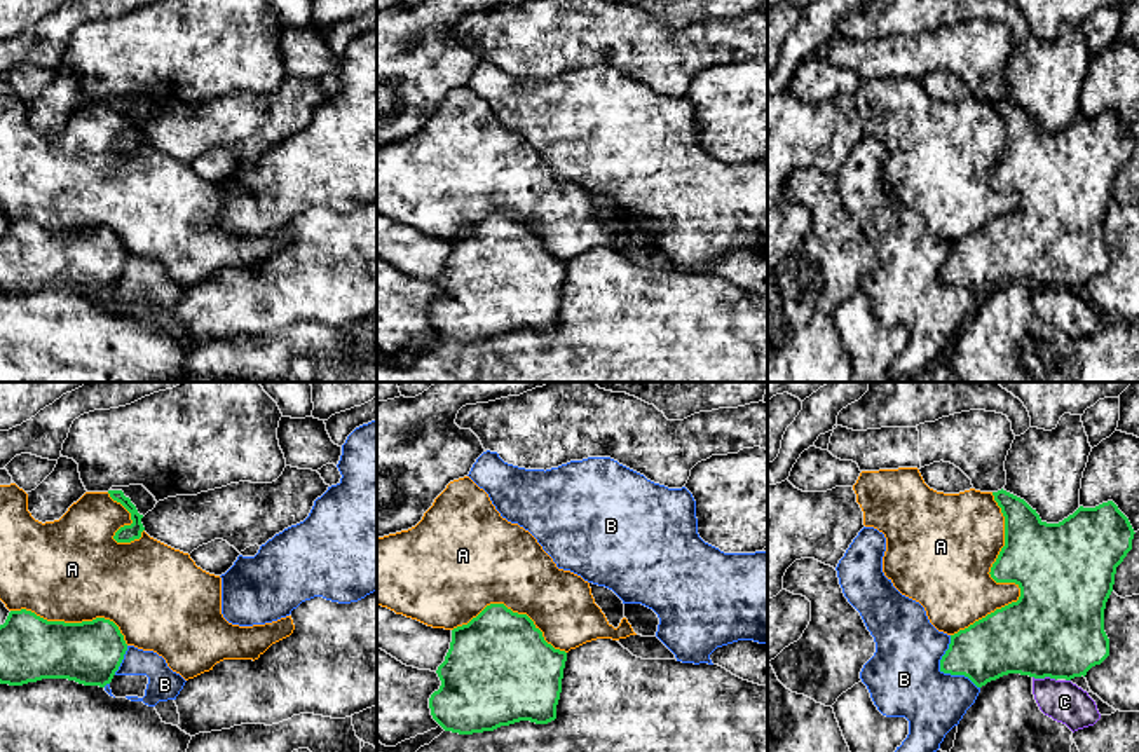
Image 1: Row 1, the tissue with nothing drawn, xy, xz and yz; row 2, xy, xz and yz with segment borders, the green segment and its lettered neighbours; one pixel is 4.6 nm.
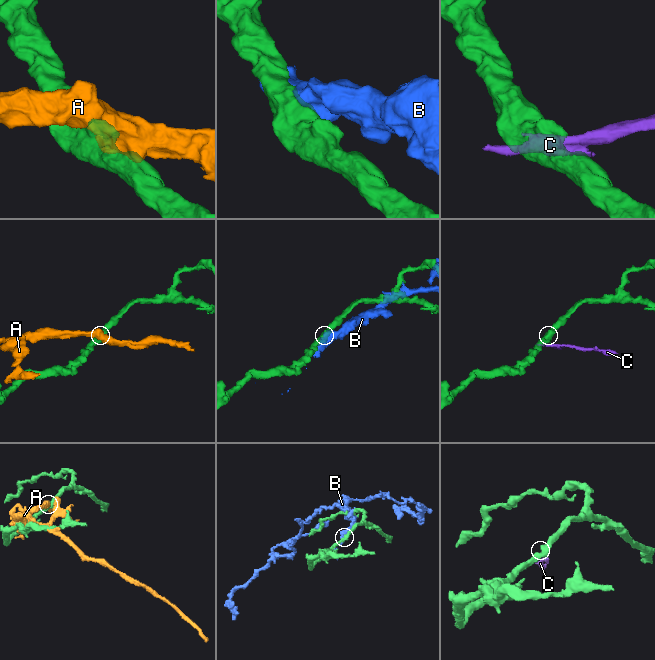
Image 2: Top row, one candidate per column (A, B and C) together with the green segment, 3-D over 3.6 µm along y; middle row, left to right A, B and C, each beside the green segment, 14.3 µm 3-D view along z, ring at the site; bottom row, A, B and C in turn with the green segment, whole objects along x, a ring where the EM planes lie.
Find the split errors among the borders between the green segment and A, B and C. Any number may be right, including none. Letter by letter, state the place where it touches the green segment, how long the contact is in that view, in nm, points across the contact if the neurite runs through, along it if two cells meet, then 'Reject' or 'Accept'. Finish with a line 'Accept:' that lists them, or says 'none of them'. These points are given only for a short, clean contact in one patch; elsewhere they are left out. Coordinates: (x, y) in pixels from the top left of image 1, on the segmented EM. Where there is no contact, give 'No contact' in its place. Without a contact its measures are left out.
A: Touches green at yz (1002, 581). Shared border 700 nm. Reject
B: Touches green at yz (944, 672). Shared border 280 nm. Reject
C: Touches green at yz (1045, 676). Shared border 110 nm. Reject
Accept: none of them

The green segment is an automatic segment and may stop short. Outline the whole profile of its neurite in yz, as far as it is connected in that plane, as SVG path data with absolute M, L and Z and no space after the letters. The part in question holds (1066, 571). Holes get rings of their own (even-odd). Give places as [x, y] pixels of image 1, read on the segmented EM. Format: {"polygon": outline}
{"polygon": "M992 492L1005 516L1005 546L991 567L996 583L1015 583L1020 597L965 630L951 635L940 672L965 675L977 687L1008 673L1034 679L1085 677L1109 656L1104 609L1113 591L1116 567L1132 550L1134 529L1113 501L1080 506L1059 523L1047 523L1024 499Z"}

